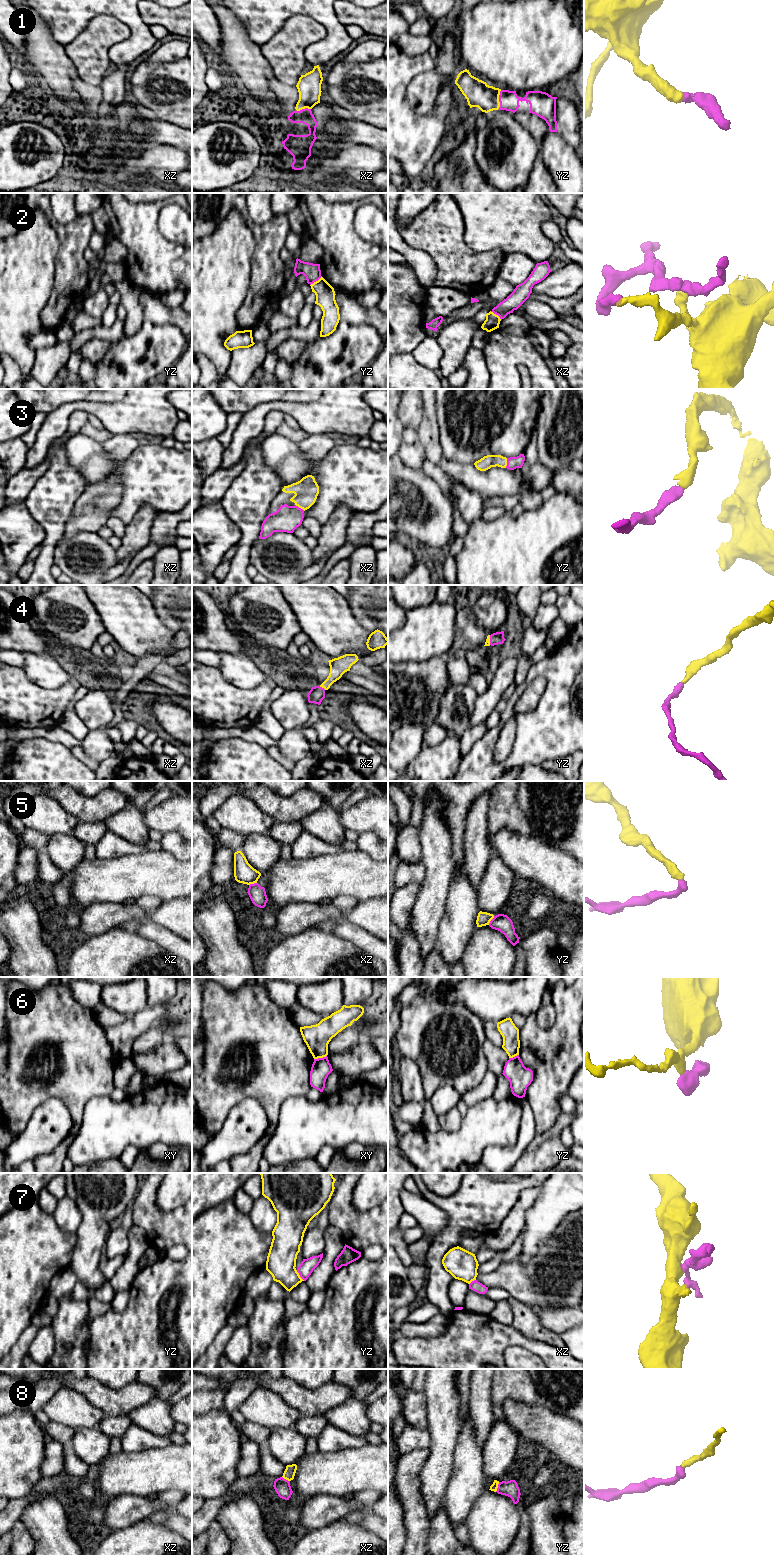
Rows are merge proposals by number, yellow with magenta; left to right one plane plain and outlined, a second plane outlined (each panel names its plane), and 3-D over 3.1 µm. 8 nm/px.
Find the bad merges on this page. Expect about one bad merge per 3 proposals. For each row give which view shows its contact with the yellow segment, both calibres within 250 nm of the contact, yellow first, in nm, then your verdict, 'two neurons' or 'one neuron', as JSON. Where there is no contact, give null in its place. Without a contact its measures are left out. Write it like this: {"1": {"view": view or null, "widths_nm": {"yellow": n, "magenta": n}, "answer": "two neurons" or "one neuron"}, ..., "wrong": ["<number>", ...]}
{"1": {"view": "yz", "widths_nm": {"yellow": 200, "magenta": 160}, "answer": "one neuron"}, "2": {"view": "yz", "widths_nm": {"yellow": 160, "magenta": 140}, "answer": "two neurons"}, "3": {"view": "yz", "widths_nm": {"yellow": 110, "magenta": 100}, "answer": "one neuron"}, "4": {"view": "xz", "widths_nm": {"yellow": 140, "magenta": 120}, "answer": "one neuron"}, "5": {"view": "yz", "widths_nm": {"yellow": 110, "magenta": 140}, "answer": "two neurons"}, "6": {"view": "xy", "widths_nm": {"yellow": 200, "magenta": 160}, "answer": "two neurons"}, "7": {"view": "yz", "widths_nm": {"yellow": 240, "magenta": 120}, "answer": "two neurons"}, "8": {"view": "yz", "widths_nm": {"yellow": 60, "magenta": 130}, "answer": "one neuron"}, "wrong": ["2", "5", "6", "7"]}

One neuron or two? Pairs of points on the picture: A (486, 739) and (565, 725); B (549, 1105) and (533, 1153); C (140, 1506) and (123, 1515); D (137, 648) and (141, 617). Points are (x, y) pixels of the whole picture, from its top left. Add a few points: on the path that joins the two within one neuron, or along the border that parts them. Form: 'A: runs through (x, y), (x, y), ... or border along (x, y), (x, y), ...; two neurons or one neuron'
A: runs through (491, 763), (507, 764), (520, 756), (541, 736); one neuron
B: border along (557, 1117), (546, 1130), (537, 1134); two neurons
C: runs through (136, 1508), (127, 1511); one neuron
D: runs through (136, 640), (137, 625); one neuron

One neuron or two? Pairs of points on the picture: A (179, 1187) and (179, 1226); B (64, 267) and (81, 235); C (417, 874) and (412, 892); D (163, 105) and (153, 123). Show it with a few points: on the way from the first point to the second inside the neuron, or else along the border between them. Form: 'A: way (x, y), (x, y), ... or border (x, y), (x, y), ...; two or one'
A: border (156, 1205), (162, 1210), (173, 1210), (181, 1206); two
B: way (70, 259), (73, 243); one
C: border (419, 883), (407, 883), (398, 888); two
D: border (154, 115), (163, 120), (173, 122), (178, 126); two

